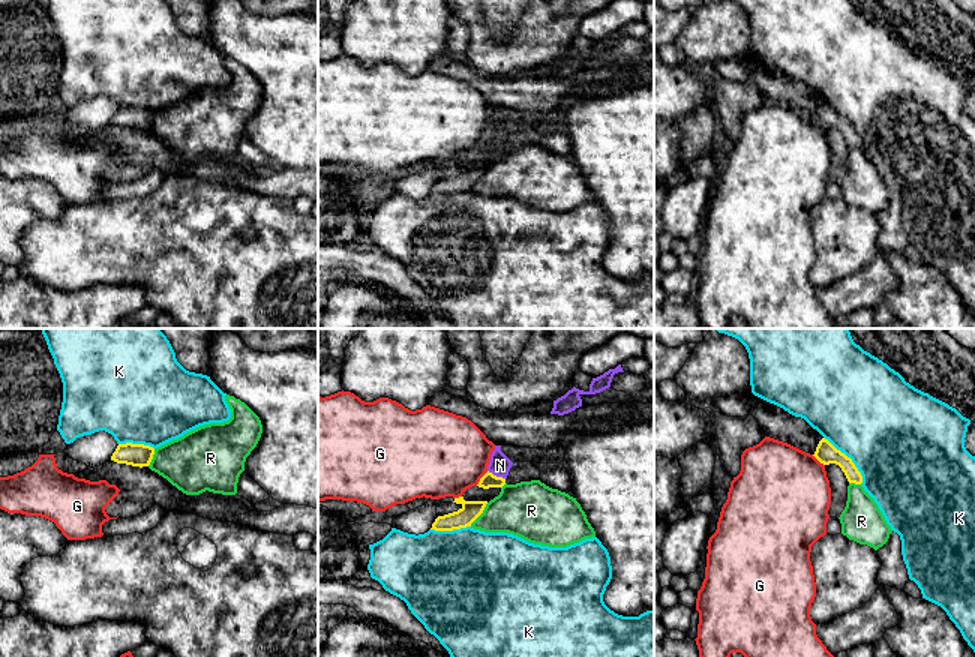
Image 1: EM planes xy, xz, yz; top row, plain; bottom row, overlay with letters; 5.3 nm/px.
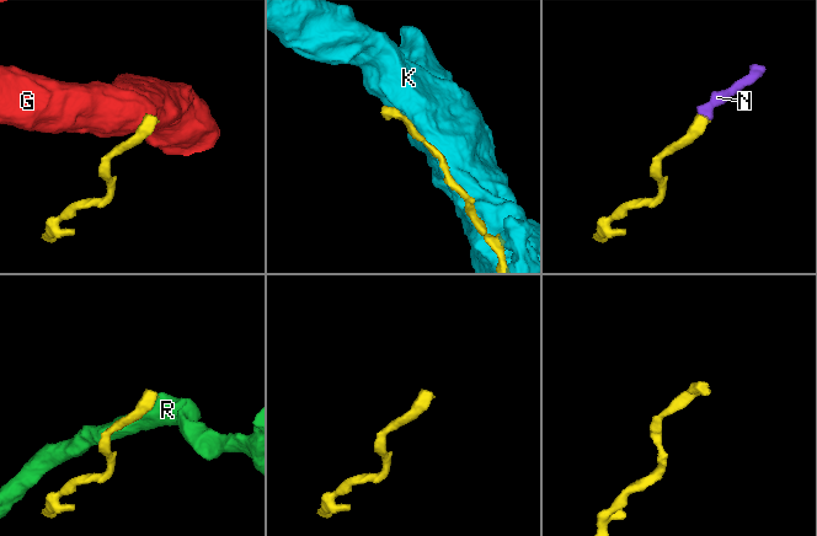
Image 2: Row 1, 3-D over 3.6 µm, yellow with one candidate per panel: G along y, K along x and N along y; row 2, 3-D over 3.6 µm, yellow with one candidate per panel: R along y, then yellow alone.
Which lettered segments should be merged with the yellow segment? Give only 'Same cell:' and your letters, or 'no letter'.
Same cell: N

